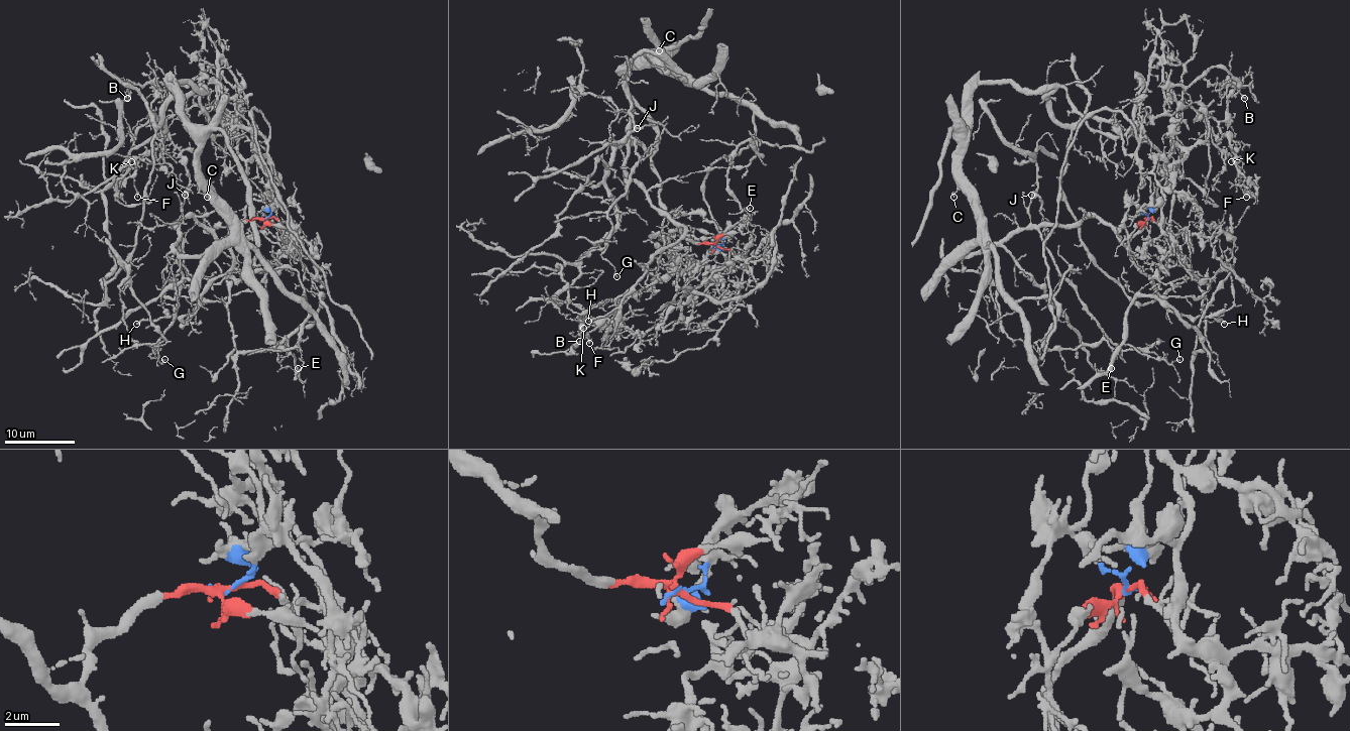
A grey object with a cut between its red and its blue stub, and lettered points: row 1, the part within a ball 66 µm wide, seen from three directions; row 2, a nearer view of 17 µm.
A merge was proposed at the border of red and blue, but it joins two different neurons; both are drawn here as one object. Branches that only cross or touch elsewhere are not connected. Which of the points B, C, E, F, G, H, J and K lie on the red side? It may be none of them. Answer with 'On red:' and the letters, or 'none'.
On red: C, E, G, H, J

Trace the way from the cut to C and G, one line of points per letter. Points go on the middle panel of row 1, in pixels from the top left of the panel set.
C: (714, 245), (692, 244), (626, 170), (631, 61), (656, 51), (682, 76), (650, 51), (659, 49)
G: (714, 245), (692, 244), (626, 170), (631, 135), (638, 163), (608, 211), (611, 233), (601, 254), (616, 277)

